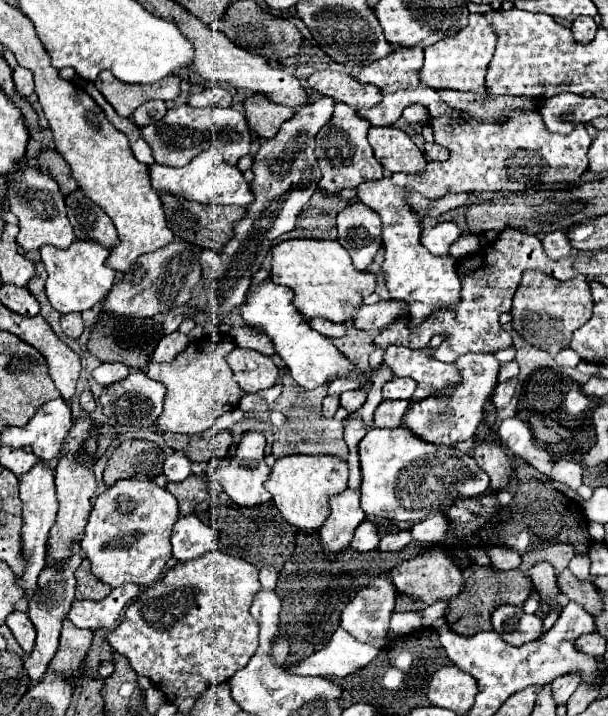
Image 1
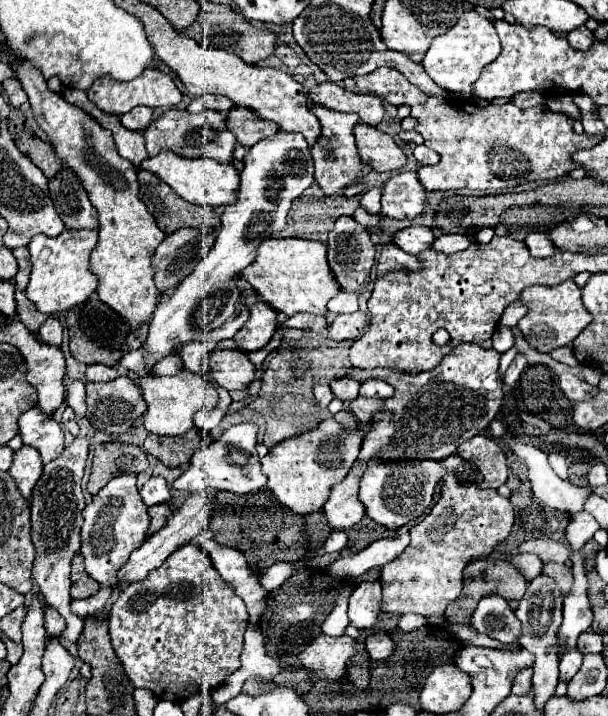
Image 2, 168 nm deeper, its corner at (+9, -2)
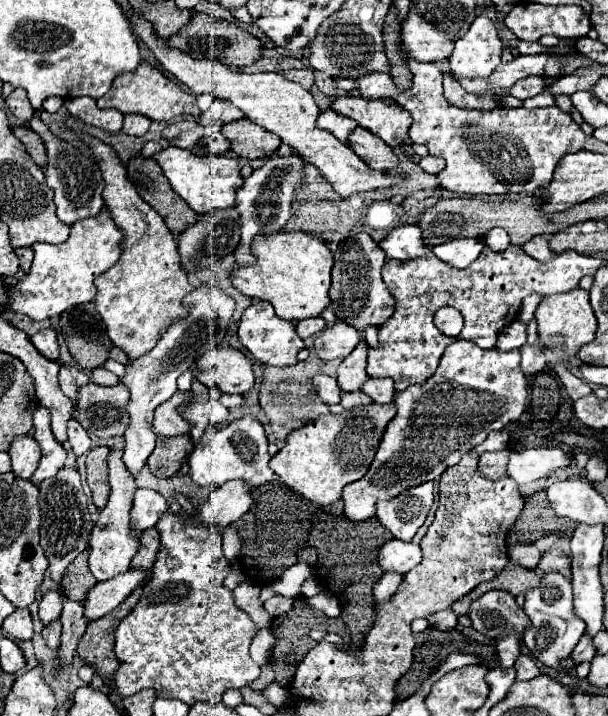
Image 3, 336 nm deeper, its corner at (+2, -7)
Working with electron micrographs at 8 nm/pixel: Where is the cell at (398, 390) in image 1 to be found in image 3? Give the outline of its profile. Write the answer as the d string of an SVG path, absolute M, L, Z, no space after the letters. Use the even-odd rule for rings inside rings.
M368 379L362 385L362 391L370 395L376 403L390 403L394 399L394 381L392 379Z

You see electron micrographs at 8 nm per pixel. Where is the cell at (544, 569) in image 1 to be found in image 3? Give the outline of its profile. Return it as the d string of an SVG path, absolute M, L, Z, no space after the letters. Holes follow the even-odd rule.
M516 543L514 547L510 547L508 557L510 557L510 561L514 561L514 563L518 563L522 567L536 569L536 565L540 561L540 551L530 543Z

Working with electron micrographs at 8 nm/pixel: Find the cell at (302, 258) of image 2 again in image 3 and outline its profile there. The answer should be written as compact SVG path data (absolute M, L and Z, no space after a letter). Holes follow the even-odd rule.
M276 231L274 235L256 235L250 249L256 261L230 273L232 285L242 295L272 303L278 317L294 323L306 317L318 317L328 307L332 253L322 239L304 231Z

